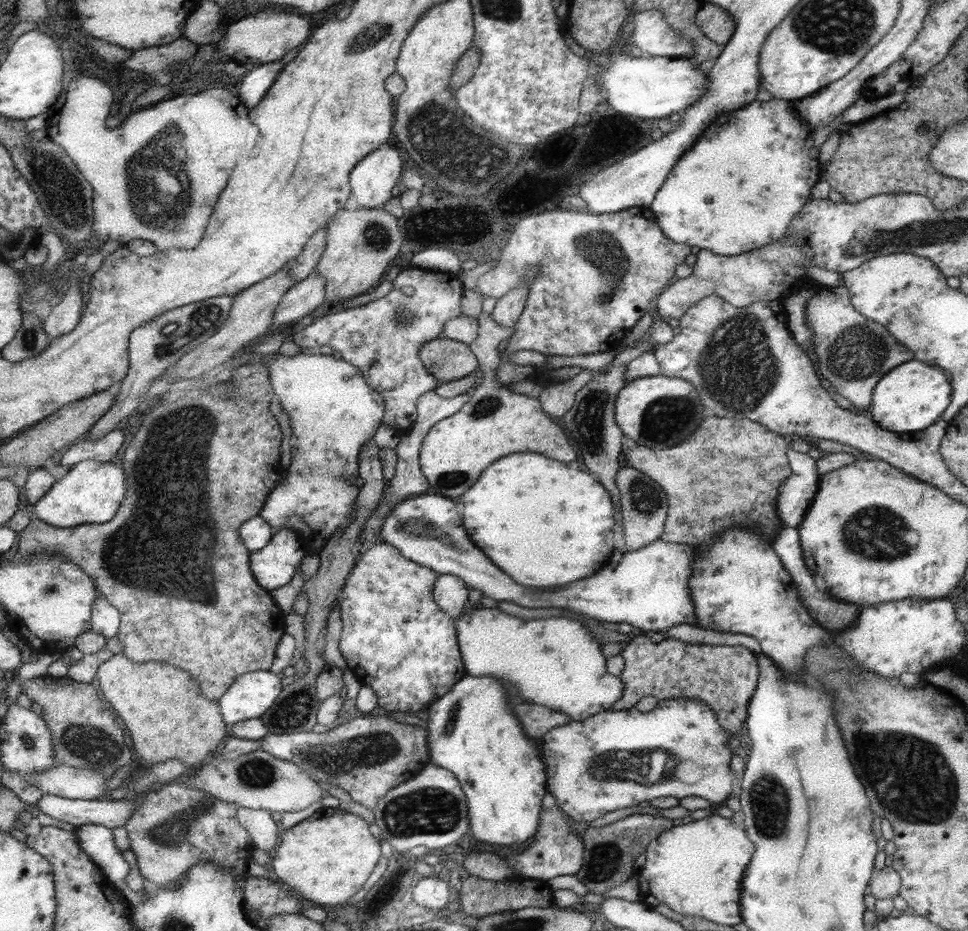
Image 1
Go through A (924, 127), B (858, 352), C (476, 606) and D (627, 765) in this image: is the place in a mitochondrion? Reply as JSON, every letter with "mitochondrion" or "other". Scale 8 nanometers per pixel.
{"A":"other","B":"mitochondrion","C":"other","D":"mitochondrion"}

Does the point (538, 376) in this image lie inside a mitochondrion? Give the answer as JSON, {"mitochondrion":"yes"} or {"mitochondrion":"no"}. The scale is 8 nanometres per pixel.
{"mitochondrion":"no"}

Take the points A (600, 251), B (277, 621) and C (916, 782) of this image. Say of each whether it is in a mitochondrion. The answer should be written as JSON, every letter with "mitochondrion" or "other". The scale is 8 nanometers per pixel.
{"A":"mitochondrion","B":"other","C":"mitochondrion"}

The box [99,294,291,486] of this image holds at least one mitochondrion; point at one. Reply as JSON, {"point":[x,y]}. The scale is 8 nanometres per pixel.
{"point":[178,332]}

